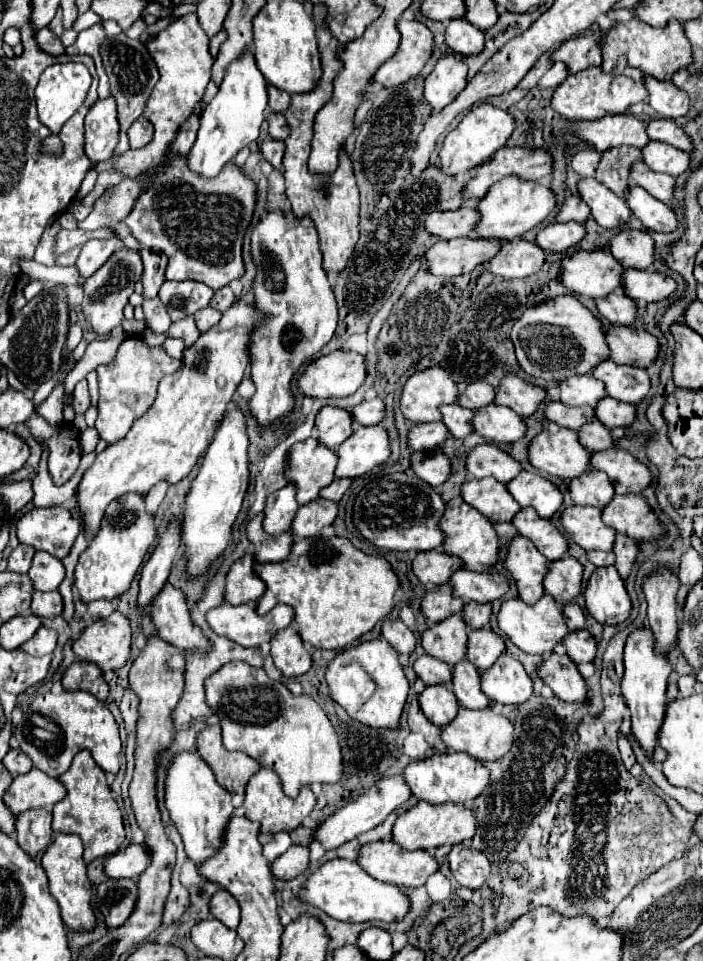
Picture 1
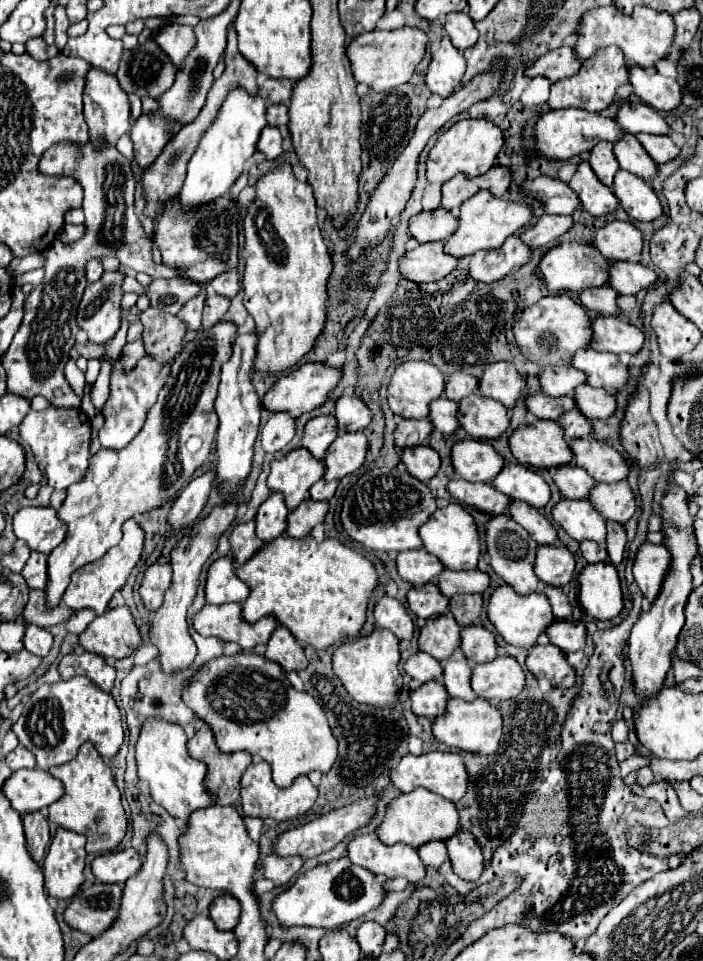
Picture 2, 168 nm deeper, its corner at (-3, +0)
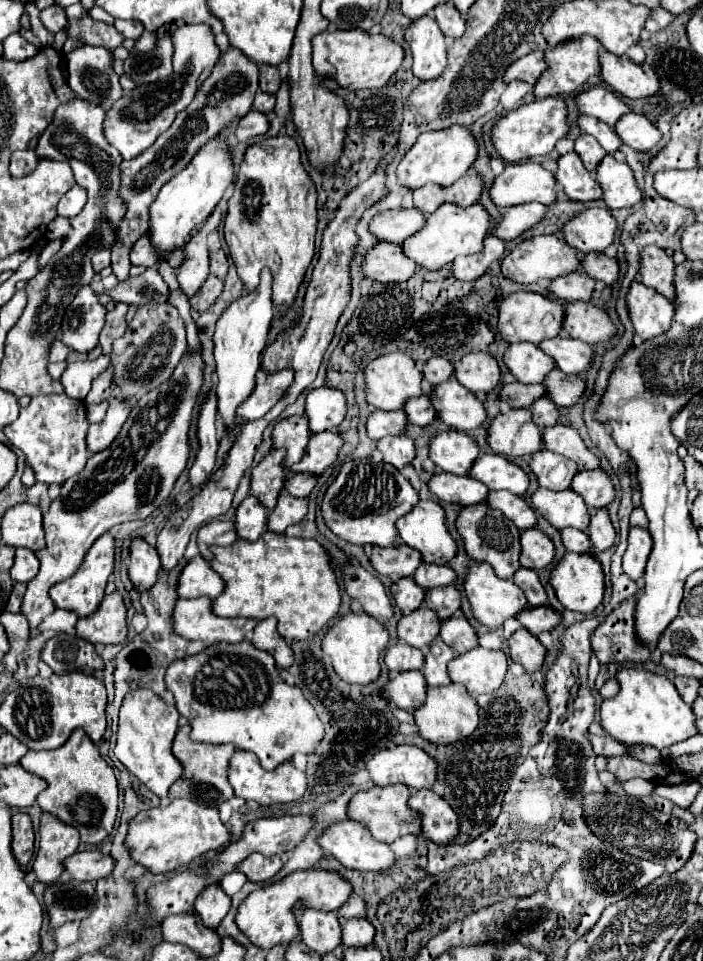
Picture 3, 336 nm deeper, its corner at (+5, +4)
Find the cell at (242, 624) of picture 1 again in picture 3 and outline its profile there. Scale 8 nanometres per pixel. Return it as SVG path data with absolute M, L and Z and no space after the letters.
M211 598L177 600L175 604L175 630L183 638L215 642L241 642L249 630L257 626L251 618L219 618L213 614Z

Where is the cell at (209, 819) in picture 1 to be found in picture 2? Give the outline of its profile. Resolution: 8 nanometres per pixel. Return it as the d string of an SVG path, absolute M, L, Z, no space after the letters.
M147 718L139 732L135 760L137 776L139 780L147 780L153 800L161 804L171 816L181 818L183 826L187 824L187 816L193 810L213 806L213 796L203 786L207 766L187 754L187 736L175 722L165 722L165 718Z

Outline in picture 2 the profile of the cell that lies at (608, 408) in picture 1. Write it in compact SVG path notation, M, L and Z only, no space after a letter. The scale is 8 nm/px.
M581 384L573 392L573 400L577 402L577 410L581 410L589 420L609 418L615 412L615 398L603 388Z

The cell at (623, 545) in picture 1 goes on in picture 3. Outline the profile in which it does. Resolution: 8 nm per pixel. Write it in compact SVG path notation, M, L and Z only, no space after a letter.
M589 510L589 514L591 514L591 522L589 522L587 534L593 542L593 548L597 552L605 552L615 544L615 538L617 538L615 528L609 520L607 510Z

